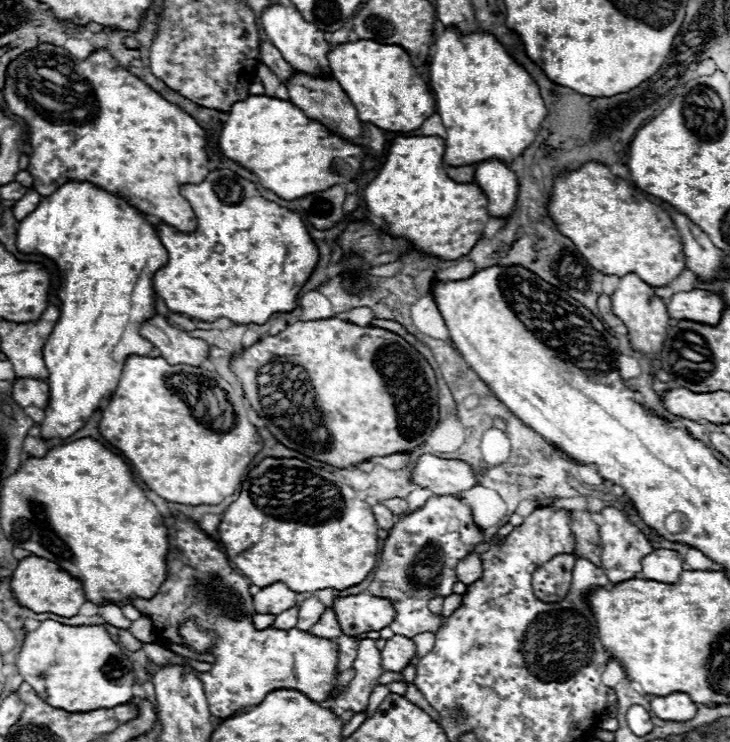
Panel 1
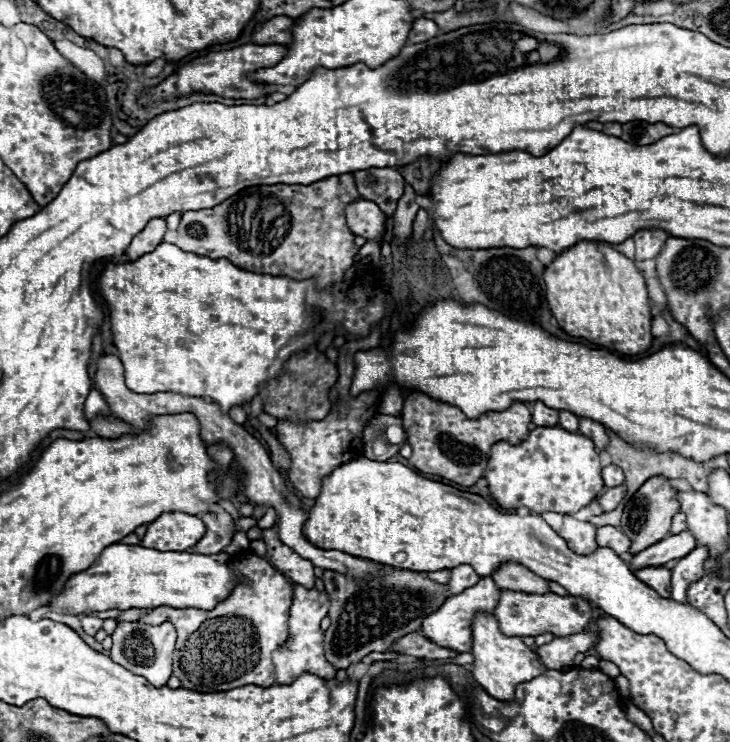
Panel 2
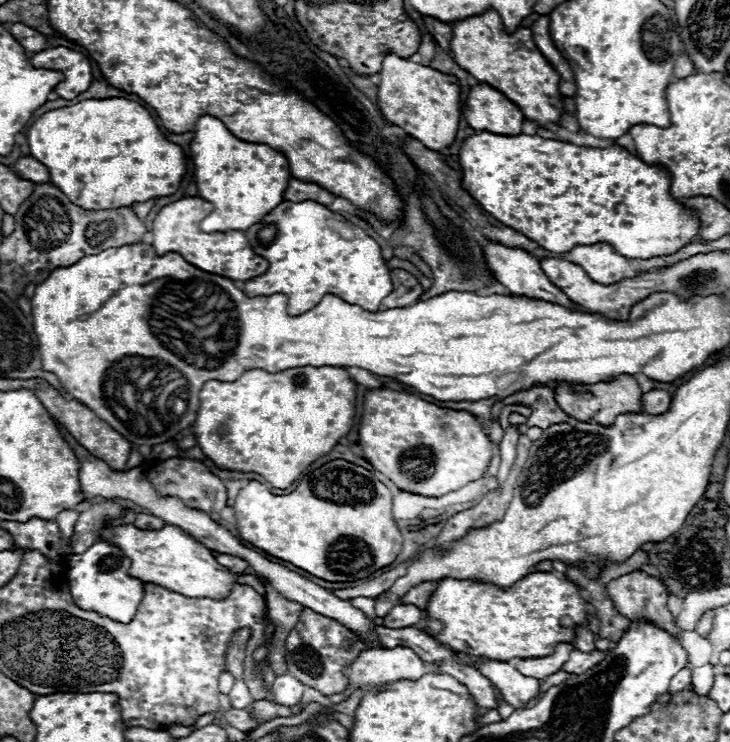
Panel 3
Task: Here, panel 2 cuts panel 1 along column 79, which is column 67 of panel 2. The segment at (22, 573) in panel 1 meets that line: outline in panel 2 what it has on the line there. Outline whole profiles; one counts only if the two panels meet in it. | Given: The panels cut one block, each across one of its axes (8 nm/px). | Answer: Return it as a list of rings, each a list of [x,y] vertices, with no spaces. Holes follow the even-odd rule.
[[[112,544],[104,550],[102,560],[98,560],[88,570],[76,572],[64,584],[64,590],[56,594],[48,606],[66,608],[80,616],[86,612],[104,610],[128,610],[128,608],[202,608],[212,610],[222,602],[230,590],[238,584],[236,574],[228,566],[230,556],[220,554],[190,554],[190,552],[158,552],[144,546]]]

